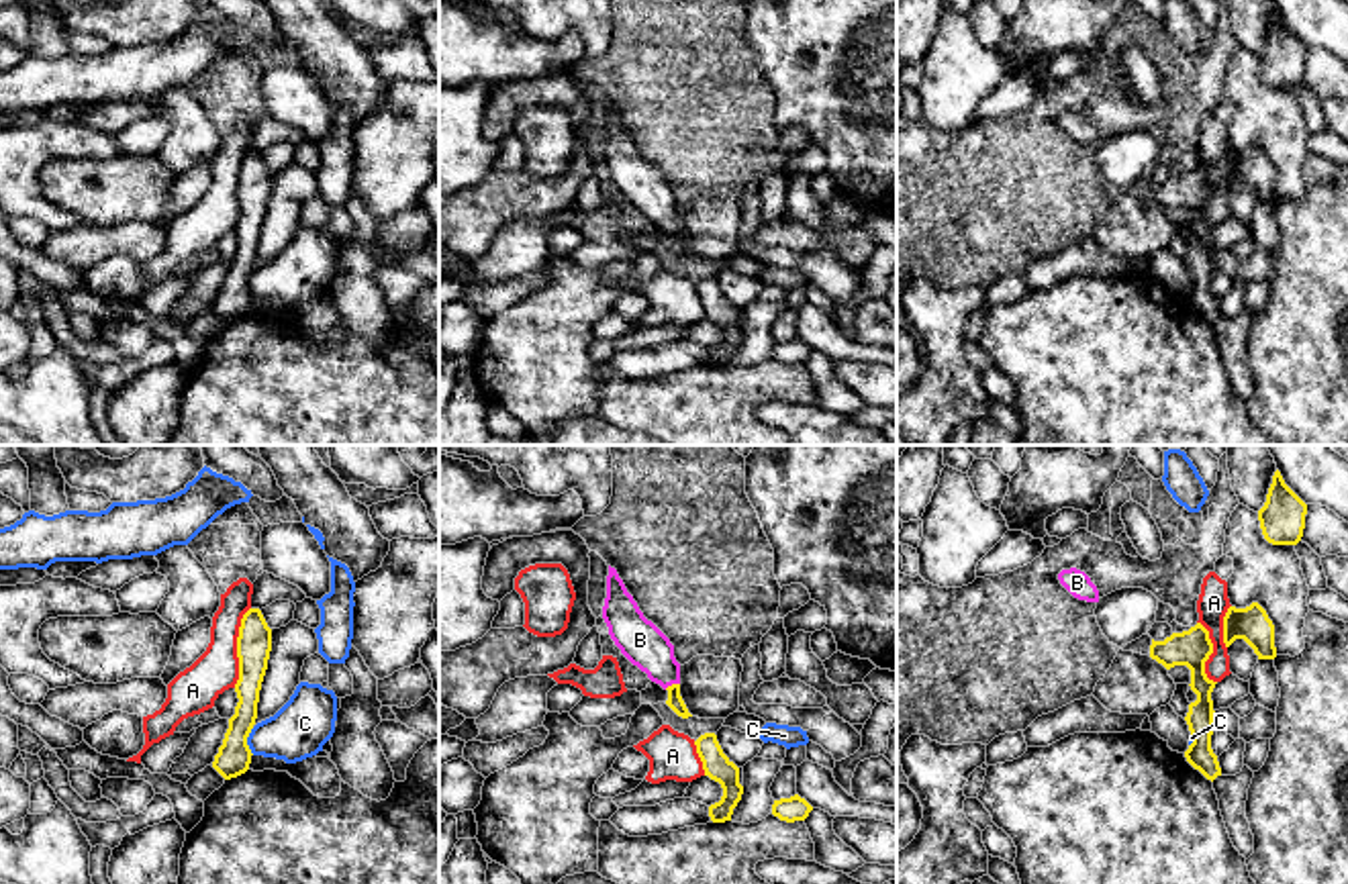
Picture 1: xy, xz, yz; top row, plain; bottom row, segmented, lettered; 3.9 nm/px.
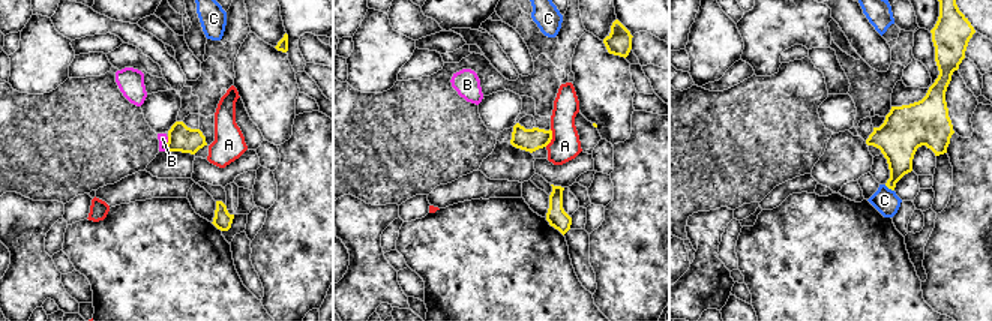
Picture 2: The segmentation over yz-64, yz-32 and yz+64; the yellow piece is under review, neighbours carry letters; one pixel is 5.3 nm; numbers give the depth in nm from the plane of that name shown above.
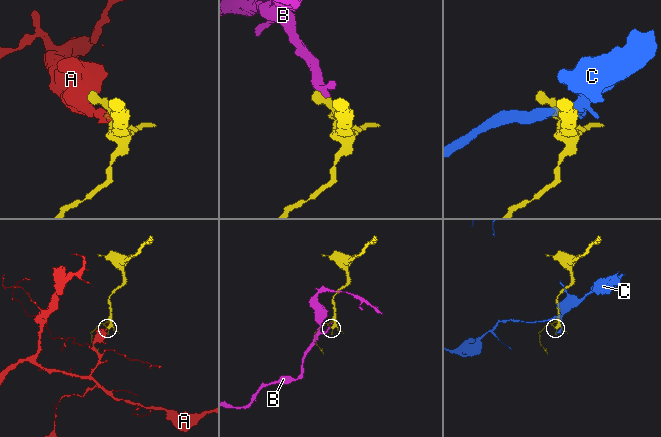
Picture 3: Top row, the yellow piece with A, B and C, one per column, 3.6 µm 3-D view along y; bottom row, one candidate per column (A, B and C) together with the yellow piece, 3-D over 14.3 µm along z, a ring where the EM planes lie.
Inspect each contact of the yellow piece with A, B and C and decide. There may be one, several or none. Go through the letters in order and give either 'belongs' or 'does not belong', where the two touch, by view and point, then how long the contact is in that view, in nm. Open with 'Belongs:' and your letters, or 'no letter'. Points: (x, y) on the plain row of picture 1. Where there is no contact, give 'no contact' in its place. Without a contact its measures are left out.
Belongs: B
A: does not belong; meets yellow in xy at (237, 190); contact 320 nm long
B: belongs; meets yellow in xz at (672, 227); contact 70 nm long
C: does not belong; meets yellow in xy at (246, 284); contact 110 nm long

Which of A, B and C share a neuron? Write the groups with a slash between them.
A / B / C

